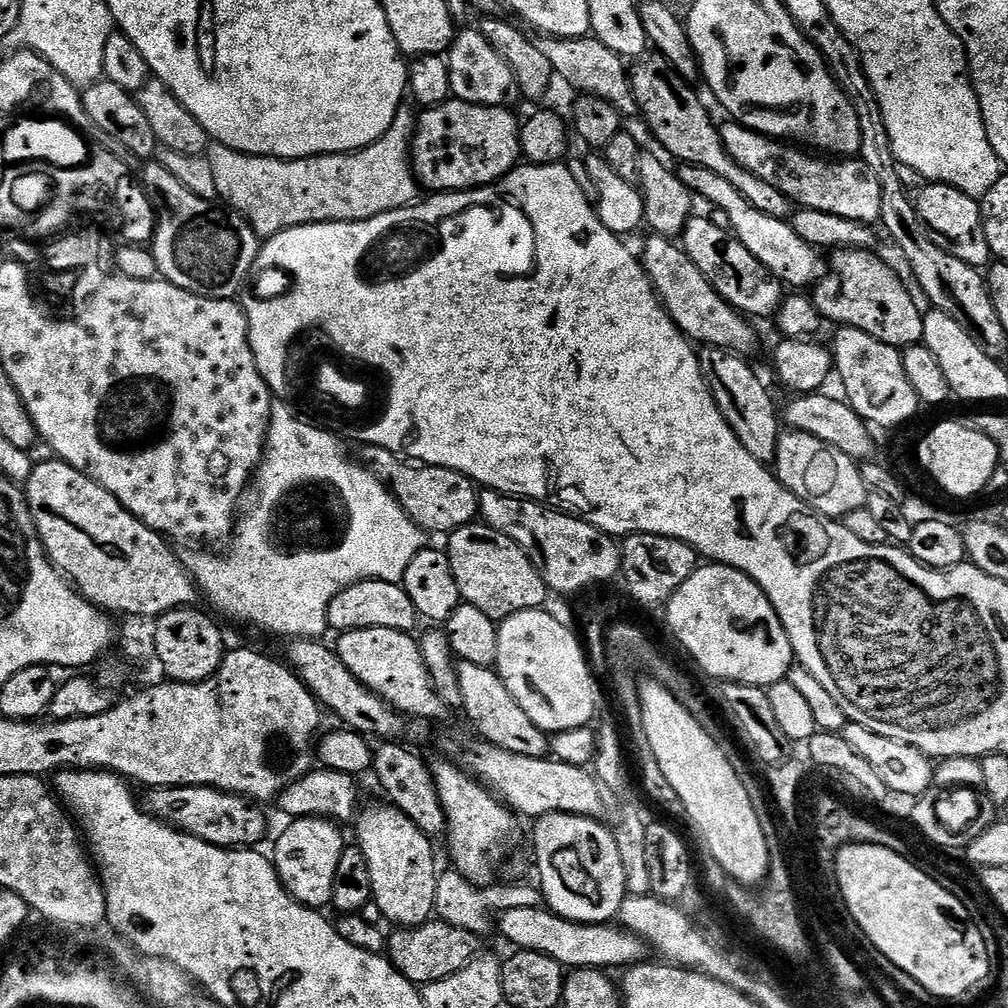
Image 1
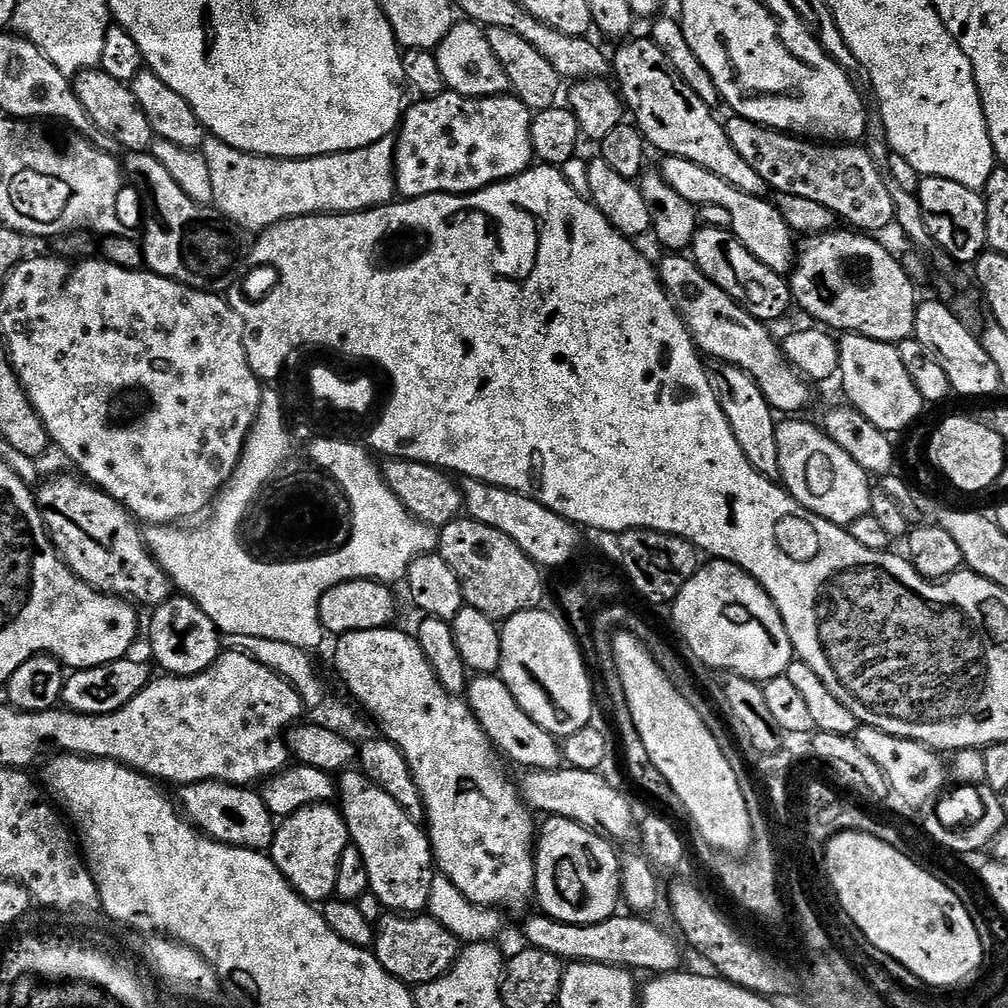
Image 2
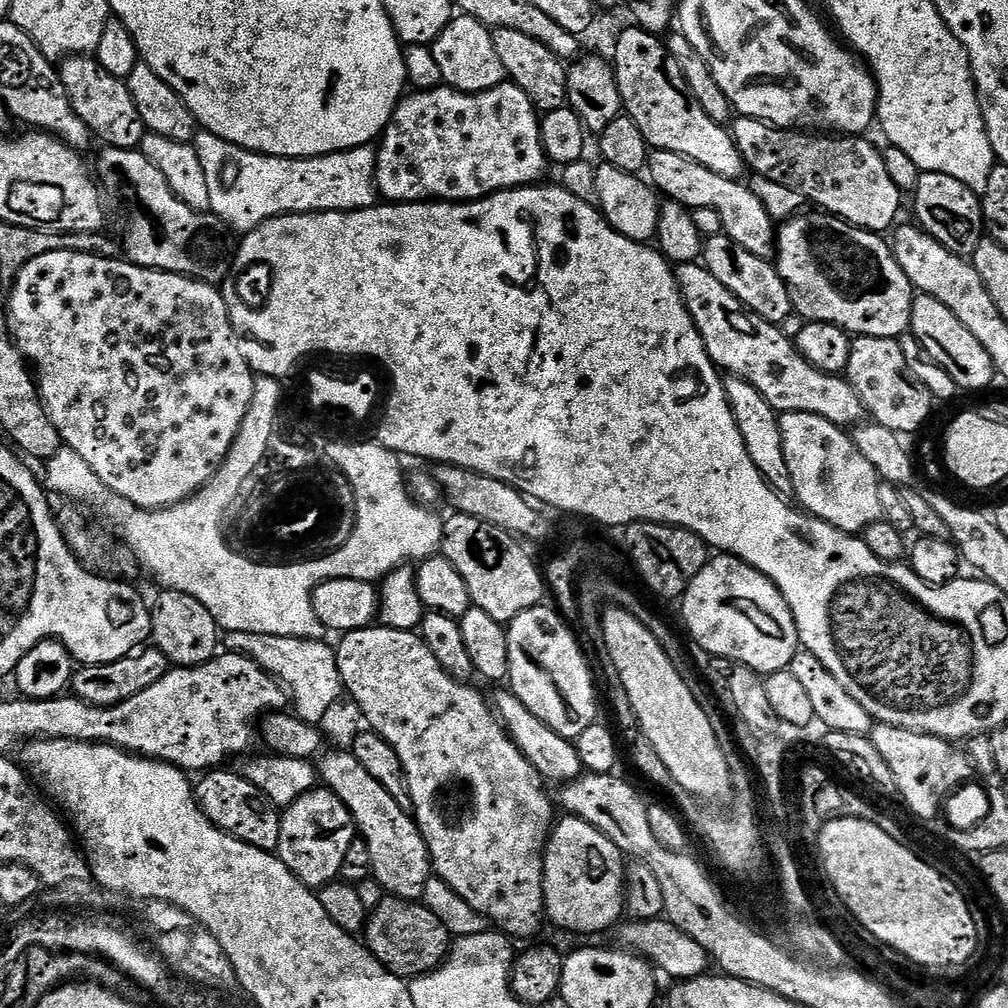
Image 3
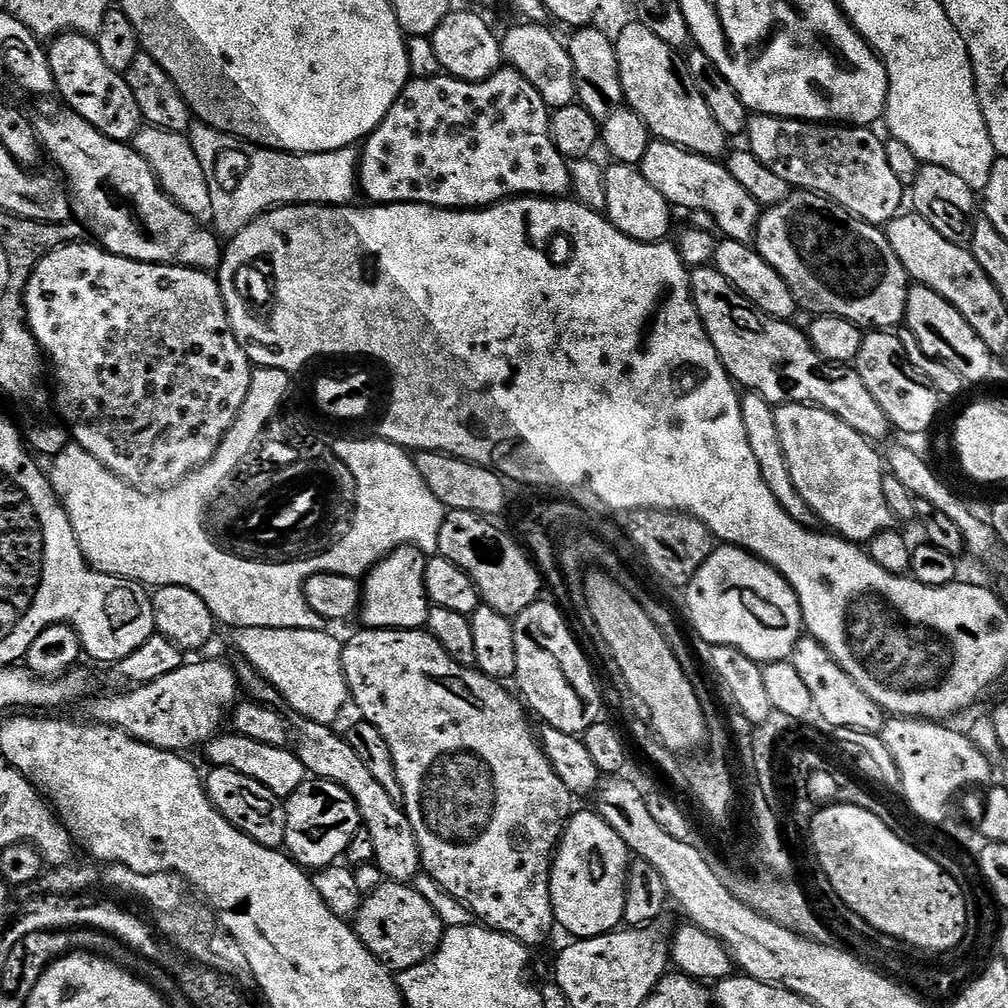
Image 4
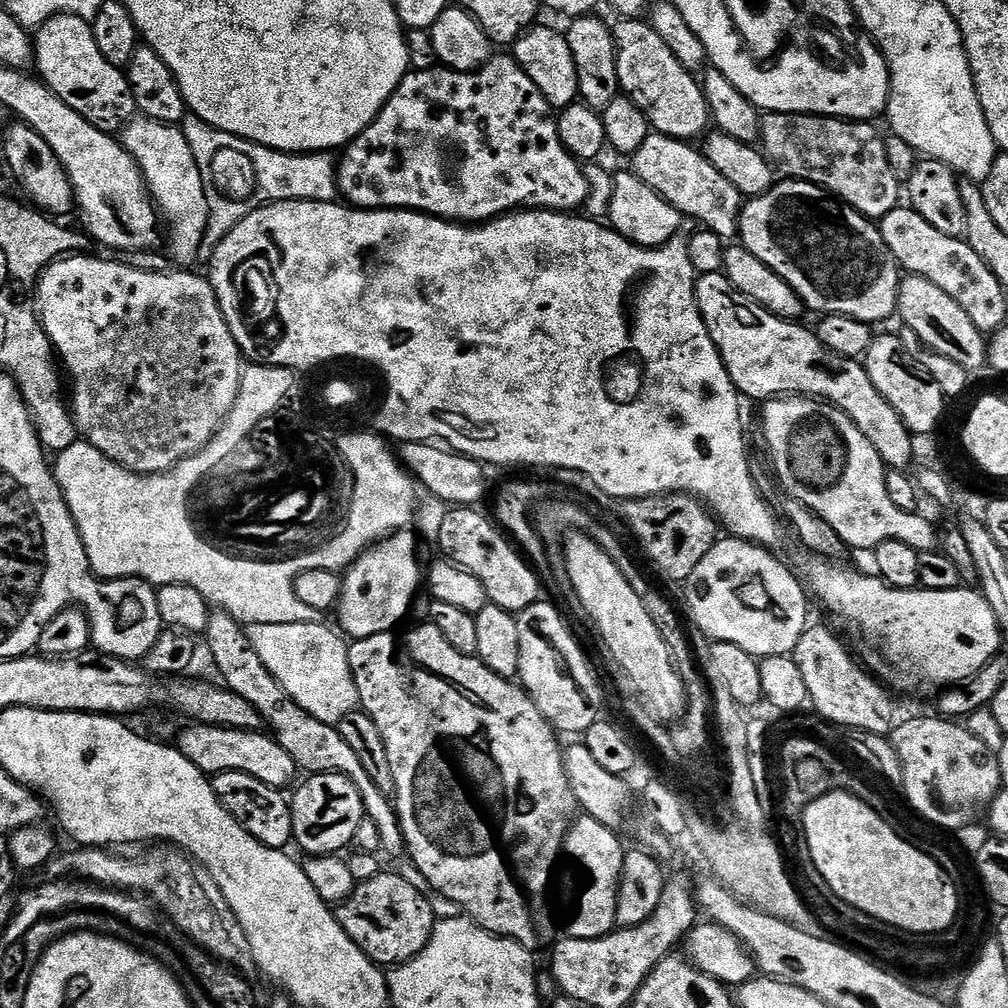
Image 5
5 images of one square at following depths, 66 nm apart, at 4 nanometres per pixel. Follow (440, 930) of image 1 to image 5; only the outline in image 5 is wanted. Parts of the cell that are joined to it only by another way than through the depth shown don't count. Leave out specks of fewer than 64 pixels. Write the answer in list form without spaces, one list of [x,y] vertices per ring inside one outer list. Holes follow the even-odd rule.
[[[381,871],[359,883],[350,897],[335,909],[339,924],[359,948],[378,966],[394,966],[412,960],[429,944],[436,917],[426,896],[398,872]]]

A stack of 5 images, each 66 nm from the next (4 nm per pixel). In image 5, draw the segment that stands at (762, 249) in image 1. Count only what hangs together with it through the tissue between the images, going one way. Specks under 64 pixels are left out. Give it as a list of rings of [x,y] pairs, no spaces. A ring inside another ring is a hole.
[[[653,131],[638,146],[638,150],[630,157],[630,170],[646,186],[654,189],[670,206],[680,211],[681,217],[696,218],[707,231],[718,234],[725,242],[737,239],[740,231],[740,209],[742,197],[738,189],[730,186],[714,166],[704,157],[703,151],[691,143],[676,140],[672,136],[664,136]]]

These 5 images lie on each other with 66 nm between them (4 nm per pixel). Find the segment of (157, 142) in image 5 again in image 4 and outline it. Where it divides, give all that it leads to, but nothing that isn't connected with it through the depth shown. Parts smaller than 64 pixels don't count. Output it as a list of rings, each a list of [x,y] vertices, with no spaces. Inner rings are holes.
[[[144,126],[130,143],[138,154],[142,154],[142,158],[146,158],[146,162],[150,162],[165,194],[175,204],[186,210],[186,214],[193,216],[195,220],[204,222],[211,217],[210,186],[206,186],[206,174],[202,174],[198,154],[194,154],[185,133]]]

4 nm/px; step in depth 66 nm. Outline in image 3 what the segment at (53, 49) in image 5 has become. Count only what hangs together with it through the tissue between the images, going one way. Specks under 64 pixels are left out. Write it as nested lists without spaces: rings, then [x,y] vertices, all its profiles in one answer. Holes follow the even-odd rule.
[[[88,54],[67,57],[59,65],[58,71],[62,78],[62,86],[66,86],[73,113],[84,123],[89,133],[97,132],[105,140],[103,143],[113,148],[139,149],[144,141],[146,129],[142,122],[142,114],[138,114],[138,106],[134,106],[134,98],[130,98],[130,90],[121,77],[107,72]]]

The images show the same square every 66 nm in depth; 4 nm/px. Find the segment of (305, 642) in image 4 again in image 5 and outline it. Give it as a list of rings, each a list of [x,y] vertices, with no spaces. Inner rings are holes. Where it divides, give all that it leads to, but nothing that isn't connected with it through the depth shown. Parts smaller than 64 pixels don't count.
[[[290,622],[289,624],[249,624],[246,631],[254,654],[262,658],[262,666],[290,694],[290,698],[306,714],[318,722],[337,724],[346,714],[357,711],[360,695],[352,677],[348,644],[335,627],[327,628],[323,622]]]

